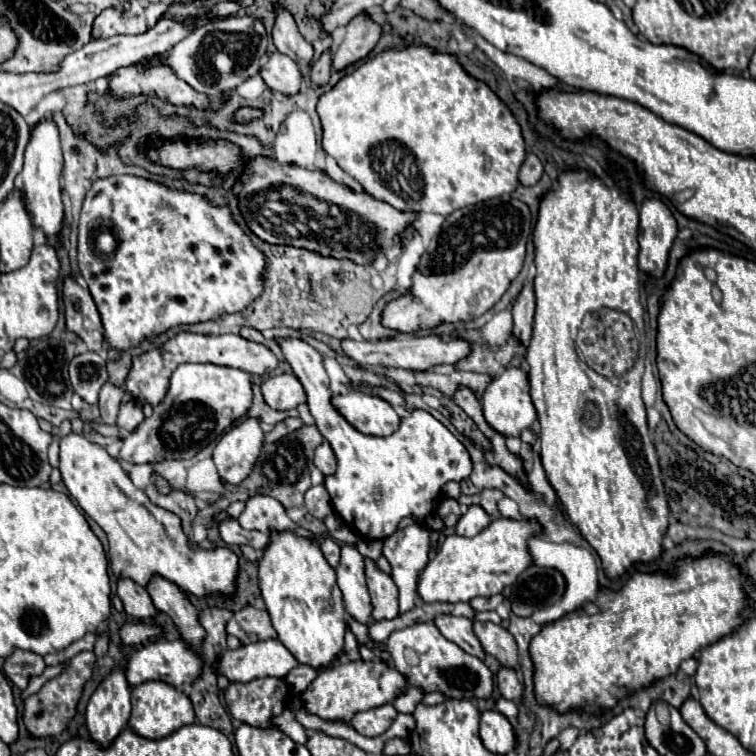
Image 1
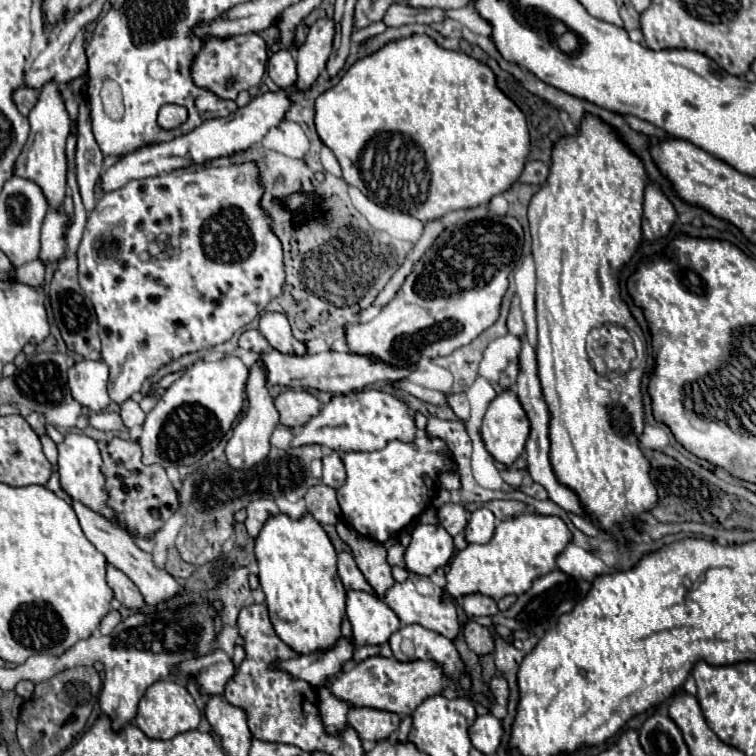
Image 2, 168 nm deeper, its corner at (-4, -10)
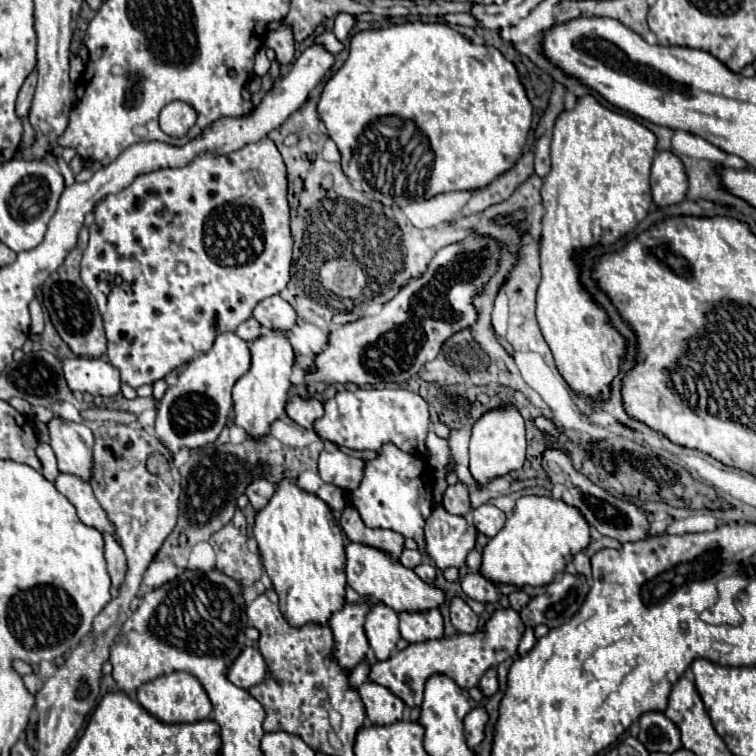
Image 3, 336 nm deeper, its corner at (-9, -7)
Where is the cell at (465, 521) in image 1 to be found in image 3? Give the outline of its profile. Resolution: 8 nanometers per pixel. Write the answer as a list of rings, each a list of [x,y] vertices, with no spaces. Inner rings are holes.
[[[486,503],[486,505],[476,507],[472,519],[474,519],[474,527],[476,527],[480,533],[488,535],[488,537],[494,537],[494,535],[504,527],[504,523],[506,523],[504,511],[500,511],[500,509],[494,507],[492,503]]]

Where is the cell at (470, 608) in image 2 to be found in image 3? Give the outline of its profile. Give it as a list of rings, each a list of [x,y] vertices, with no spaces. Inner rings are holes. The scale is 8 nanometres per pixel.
[[[468,573],[462,581],[462,589],[468,597],[480,601],[480,603],[494,603],[500,599],[500,593],[496,591],[496,587],[492,585],[492,581],[488,581],[484,575],[480,573]]]

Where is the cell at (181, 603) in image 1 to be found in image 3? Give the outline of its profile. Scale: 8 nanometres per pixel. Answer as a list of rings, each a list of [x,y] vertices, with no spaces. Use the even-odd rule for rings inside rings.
[[[60,473],[54,481],[56,489],[76,507],[78,519],[90,527],[96,527],[102,533],[114,533],[114,525],[110,525],[104,509],[100,507],[98,499],[94,497],[94,491],[88,481],[80,479],[78,475]]]

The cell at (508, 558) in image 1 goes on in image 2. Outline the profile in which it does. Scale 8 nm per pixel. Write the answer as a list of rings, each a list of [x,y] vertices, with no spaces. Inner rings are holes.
[[[523,514],[507,518],[497,524],[487,544],[467,544],[465,550],[453,554],[445,574],[447,584],[443,588],[443,598],[453,602],[469,594],[483,594],[499,602],[509,594],[521,594],[537,576],[555,570],[555,558],[569,540],[571,532],[559,516]]]

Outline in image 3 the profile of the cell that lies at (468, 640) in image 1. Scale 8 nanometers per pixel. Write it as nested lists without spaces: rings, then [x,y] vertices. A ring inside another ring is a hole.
[[[348,543],[346,577],[348,577],[348,585],[354,591],[358,591],[364,597],[376,599],[384,605],[390,605],[394,611],[426,611],[426,609],[434,609],[438,603],[444,601],[442,589],[424,583],[412,569],[392,559],[390,553],[364,543]]]

